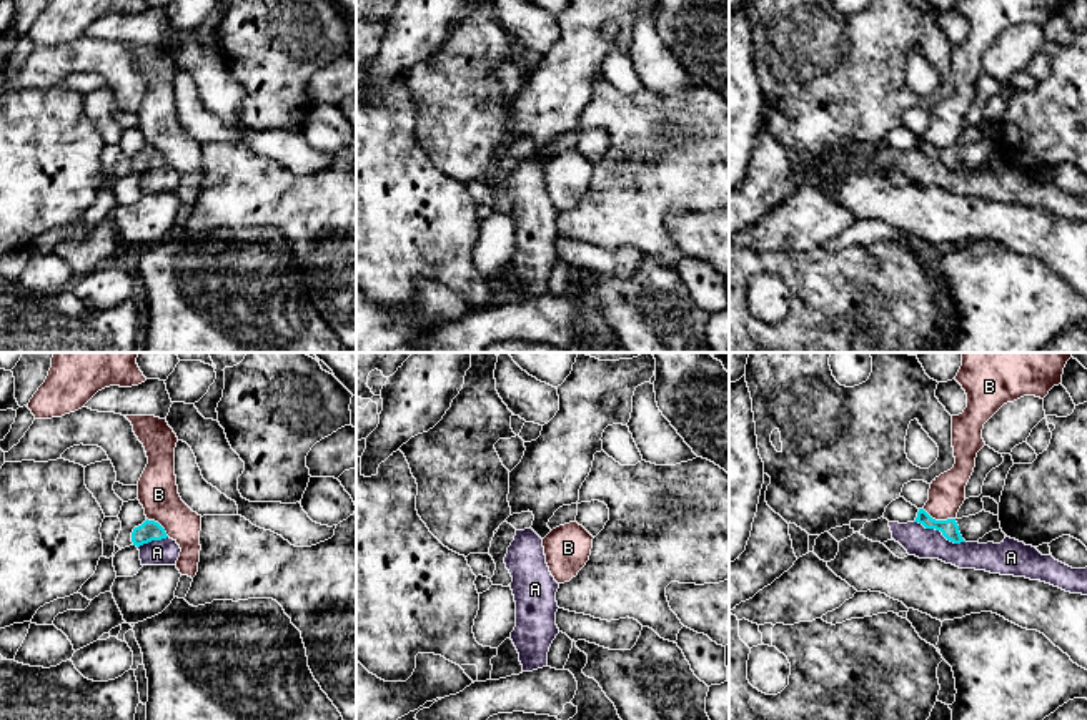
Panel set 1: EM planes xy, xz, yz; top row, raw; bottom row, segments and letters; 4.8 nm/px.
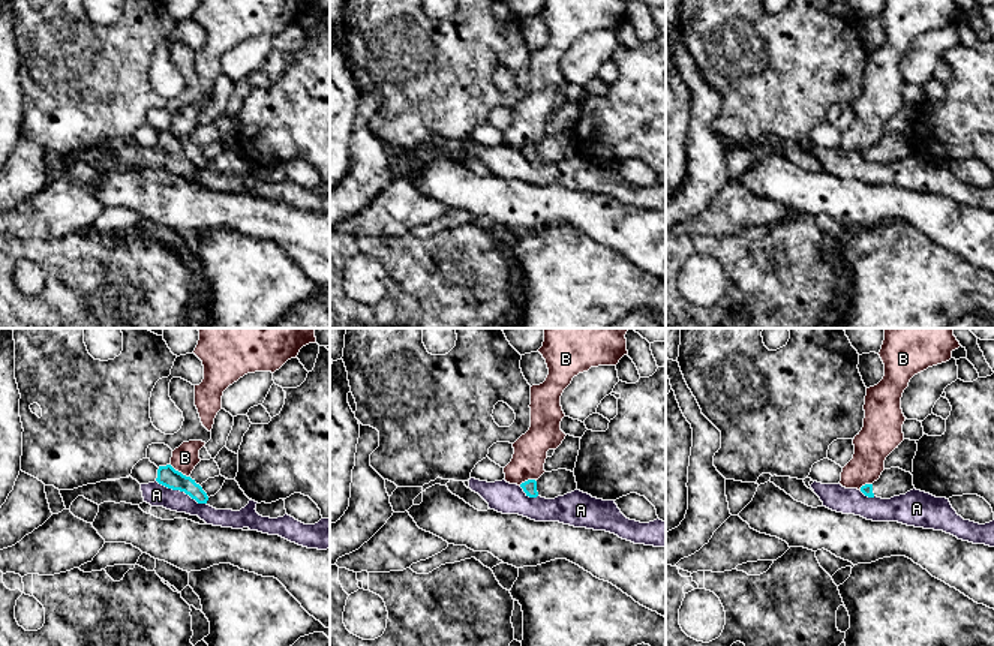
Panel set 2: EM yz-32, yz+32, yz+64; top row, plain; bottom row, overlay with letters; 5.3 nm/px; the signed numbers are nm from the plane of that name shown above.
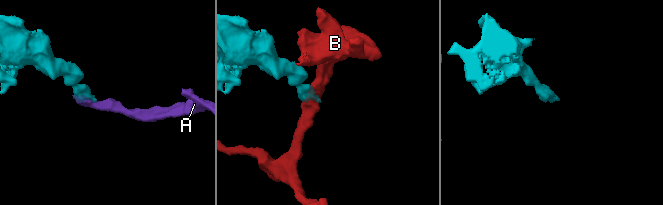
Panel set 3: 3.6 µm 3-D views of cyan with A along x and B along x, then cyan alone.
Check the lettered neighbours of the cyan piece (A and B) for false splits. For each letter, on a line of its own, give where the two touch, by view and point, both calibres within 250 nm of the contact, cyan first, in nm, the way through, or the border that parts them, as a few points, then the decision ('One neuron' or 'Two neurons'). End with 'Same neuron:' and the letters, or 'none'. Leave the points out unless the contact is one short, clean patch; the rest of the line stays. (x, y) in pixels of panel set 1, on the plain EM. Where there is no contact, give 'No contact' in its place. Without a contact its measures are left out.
A: Touches cyan at yz (939, 157). Thickness 90 nm (cyan) against 150 nm. Boundary: yz (914, 148), (938, 157), (954, 170), (964, 170). Two neurons
B: Touches cyan at yz (939, 148). Thickness 90 nm (cyan) against 180 nm. Boundary: yz (923, 135), (936, 147), (954, 147). Two neurons
Same neuron: none

